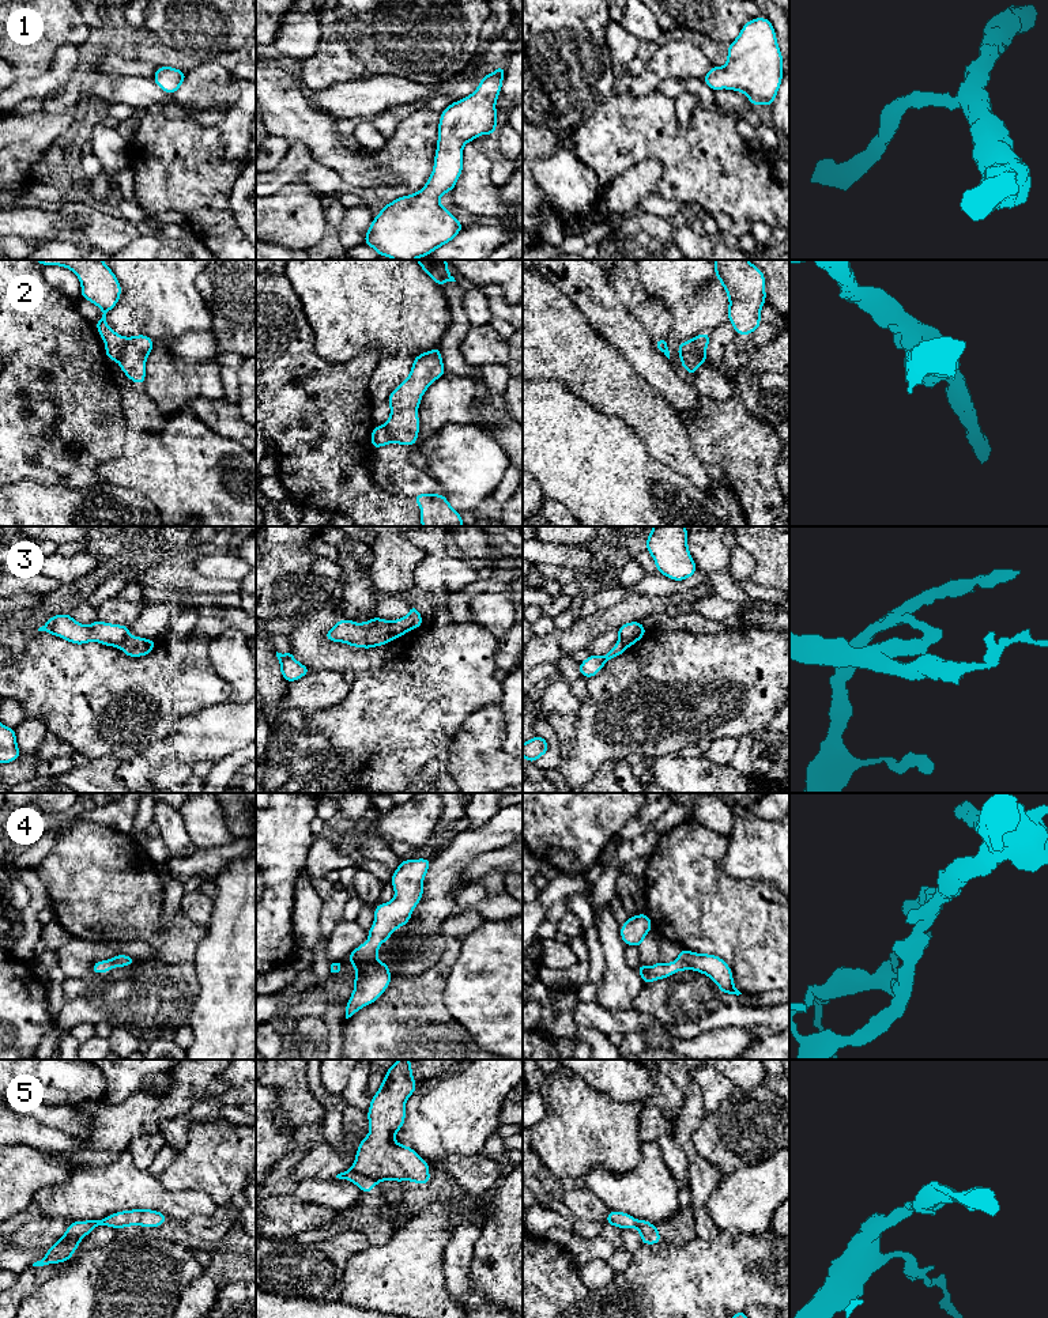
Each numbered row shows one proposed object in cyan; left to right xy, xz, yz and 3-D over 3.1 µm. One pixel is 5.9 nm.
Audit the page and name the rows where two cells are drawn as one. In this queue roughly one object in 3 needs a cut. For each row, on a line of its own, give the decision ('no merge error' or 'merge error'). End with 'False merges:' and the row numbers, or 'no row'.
1: no merge error
2: merge error
3: merge error
4: no merge error
5: merge error
False merges: 2, 3, 5

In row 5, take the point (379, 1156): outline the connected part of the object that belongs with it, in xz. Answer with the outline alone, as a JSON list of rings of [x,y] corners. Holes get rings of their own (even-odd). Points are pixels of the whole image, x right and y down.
[[[410,1060],[393,1062],[370,1099],[366,1114],[370,1130],[359,1143],[351,1170],[377,1182],[412,1181],[423,1185],[431,1181],[430,1164],[411,1147],[393,1140],[406,1121],[406,1102],[416,1088],[411,1068]]]

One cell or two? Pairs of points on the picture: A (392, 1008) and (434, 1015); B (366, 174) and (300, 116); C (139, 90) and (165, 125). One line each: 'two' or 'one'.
A: one
B: one
C: two

